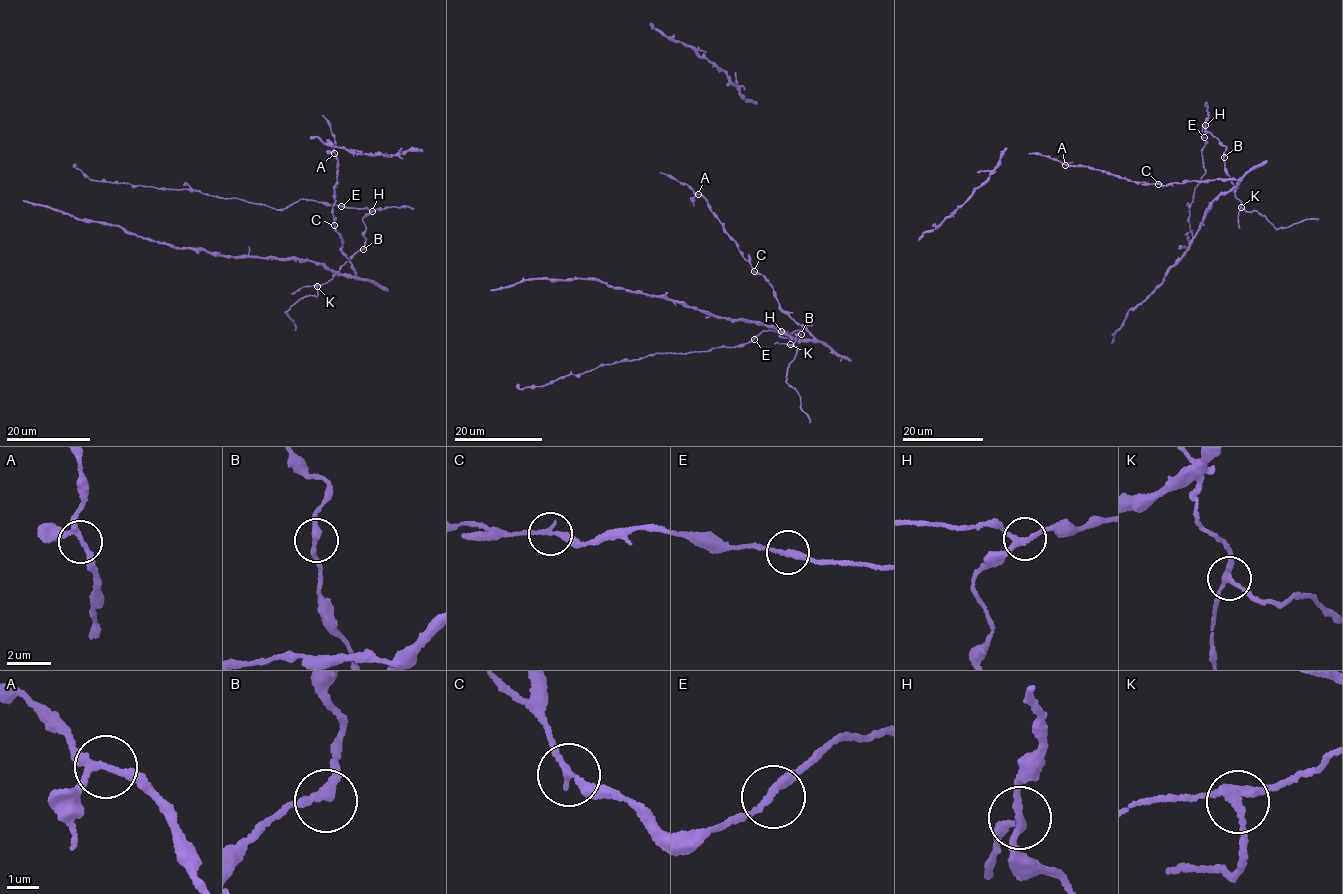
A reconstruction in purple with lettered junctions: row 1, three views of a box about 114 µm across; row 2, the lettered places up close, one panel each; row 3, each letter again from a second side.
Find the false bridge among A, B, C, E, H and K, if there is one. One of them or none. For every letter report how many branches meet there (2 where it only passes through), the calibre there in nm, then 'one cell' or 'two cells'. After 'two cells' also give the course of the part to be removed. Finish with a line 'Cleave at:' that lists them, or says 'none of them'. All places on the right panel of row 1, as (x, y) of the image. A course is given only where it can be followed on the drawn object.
A: 3 branches meet; 220 nm thick; one cell
B: 2 branches meet; 280 nm thick; one cell
C: 2 branches meet; 240 nm thick; one cell
E: 2 branches meet; 240 nm thick; one cell
H: 3 branches meet; 200 nm thick; one cell
K: 3 branches meet; 240 nm thick; two cells; foreign part runs (1241, 207), (1257, 211), (1277, 229), (1318, 218)
Cleave at: K

